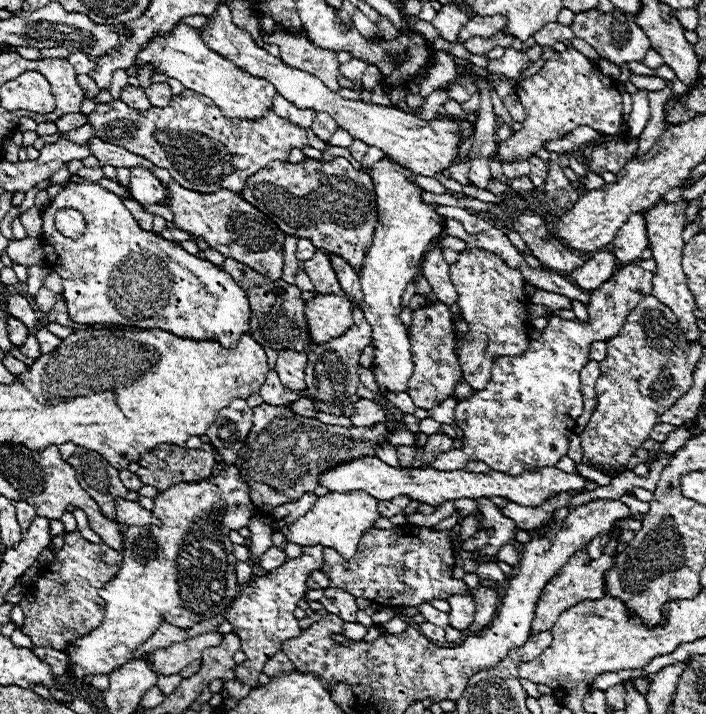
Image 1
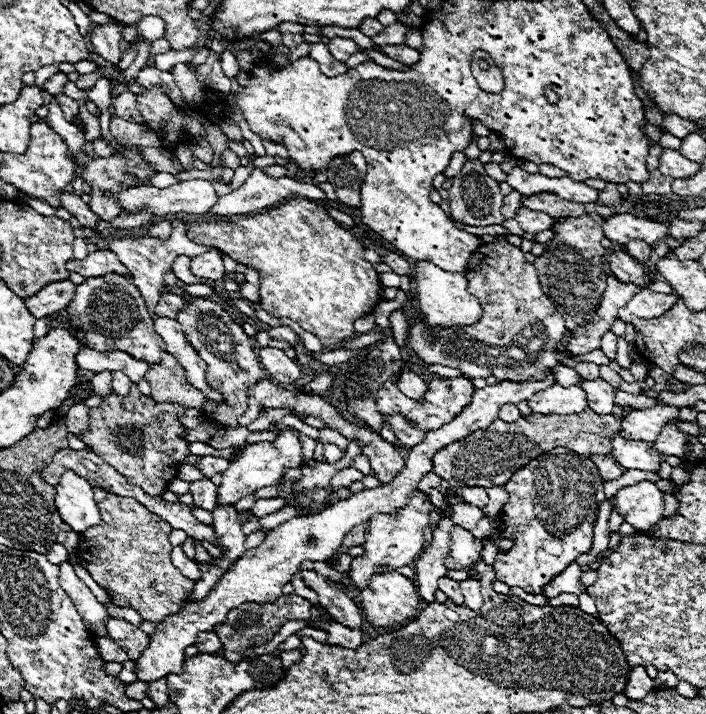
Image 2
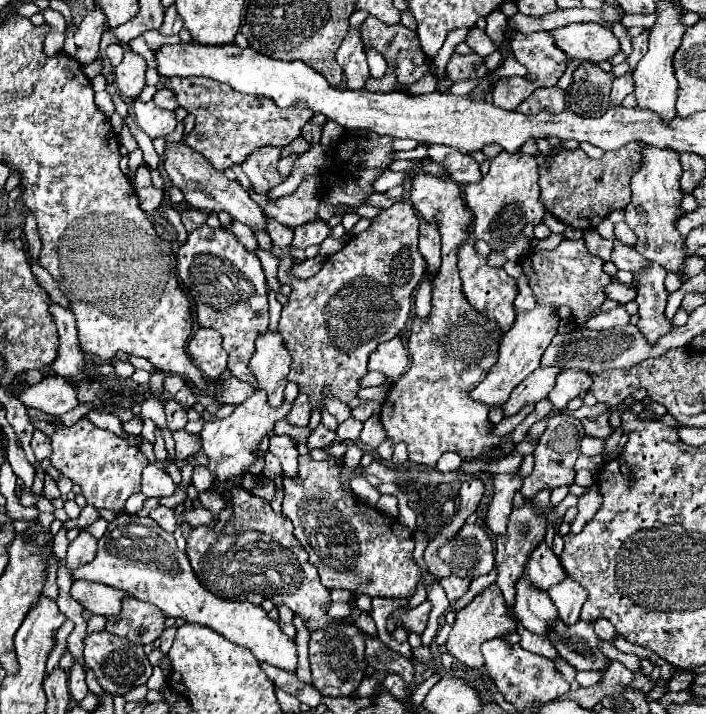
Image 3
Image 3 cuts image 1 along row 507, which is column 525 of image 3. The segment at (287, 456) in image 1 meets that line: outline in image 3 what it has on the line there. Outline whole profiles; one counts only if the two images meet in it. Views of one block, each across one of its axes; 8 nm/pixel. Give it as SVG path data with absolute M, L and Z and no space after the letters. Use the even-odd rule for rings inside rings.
M562 240L554 250L532 250L522 258L522 270L528 278L528 286L534 292L538 304L544 306L568 306L576 326L588 322L590 314L606 300L604 288L612 282L612 276L602 272L604 260L590 254L584 240Z

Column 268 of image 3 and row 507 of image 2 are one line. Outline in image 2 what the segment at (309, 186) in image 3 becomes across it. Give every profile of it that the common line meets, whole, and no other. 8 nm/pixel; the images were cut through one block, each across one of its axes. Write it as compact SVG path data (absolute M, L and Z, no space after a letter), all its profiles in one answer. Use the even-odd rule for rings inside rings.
M198 480L190 484L190 494L194 496L194 506L214 512L218 508L218 488L208 480Z

